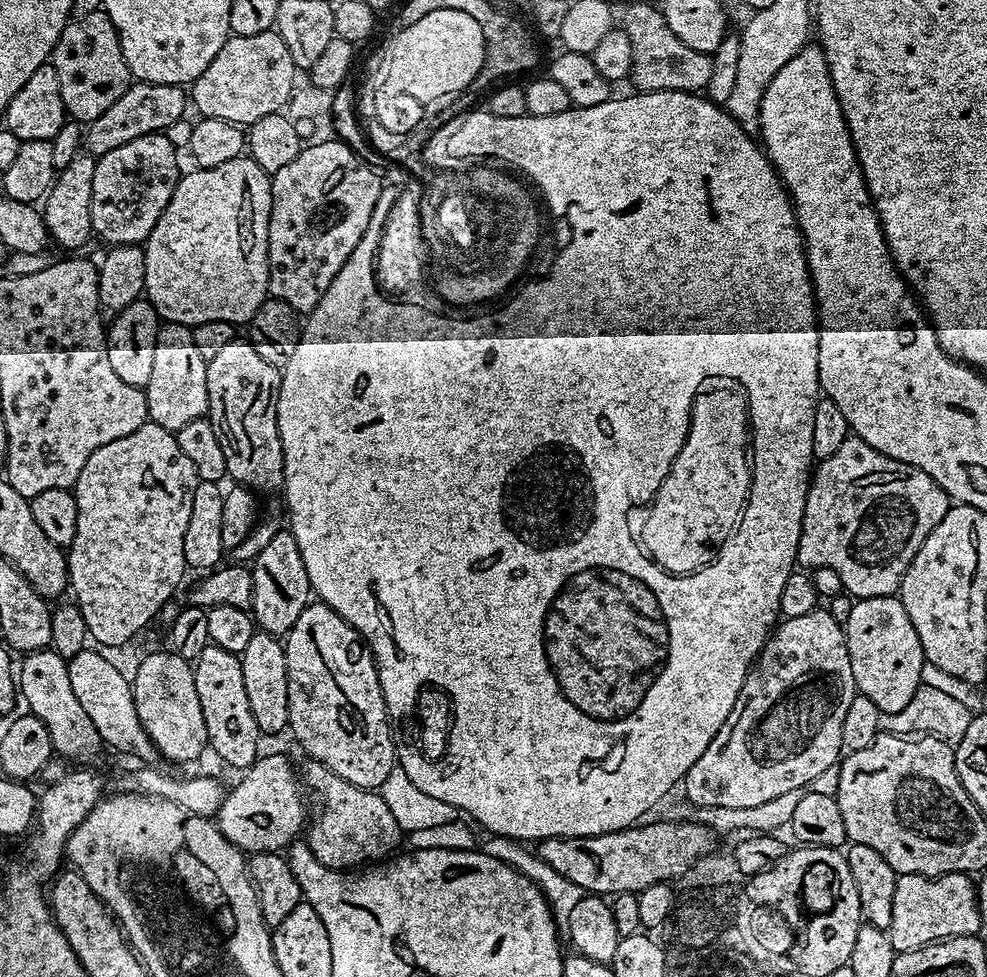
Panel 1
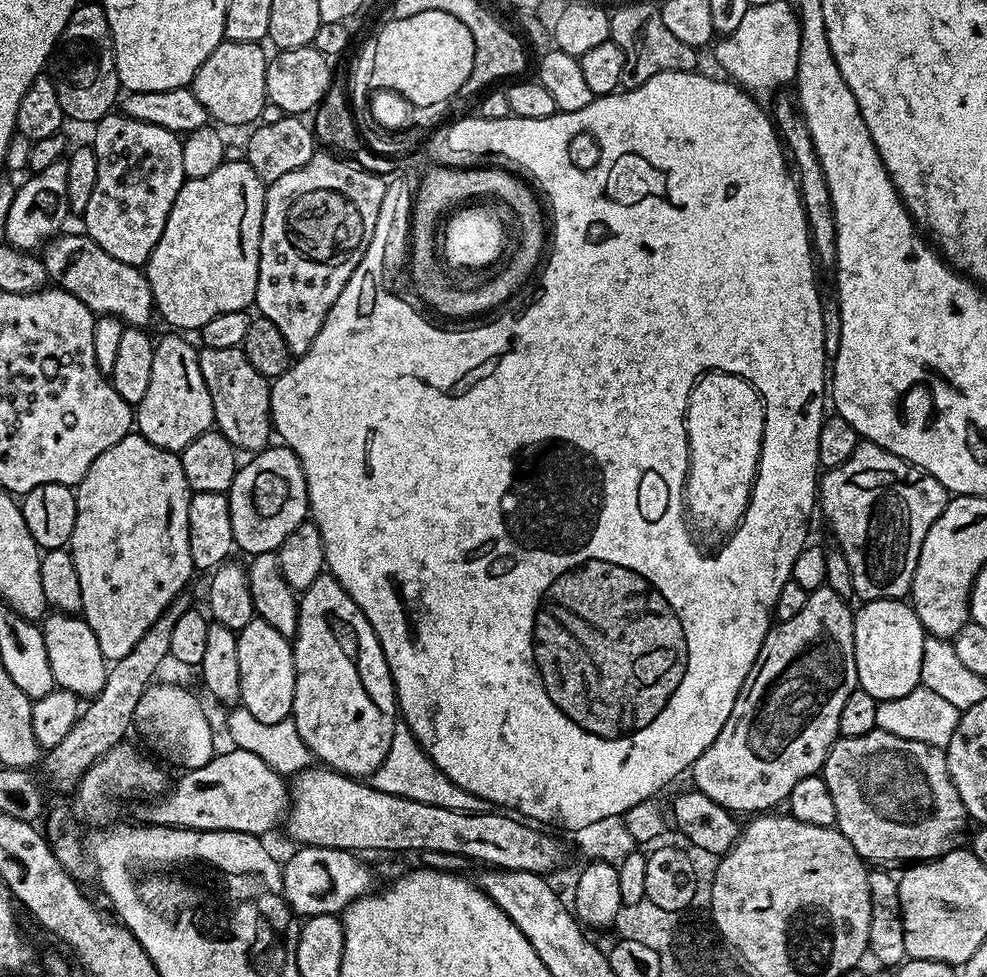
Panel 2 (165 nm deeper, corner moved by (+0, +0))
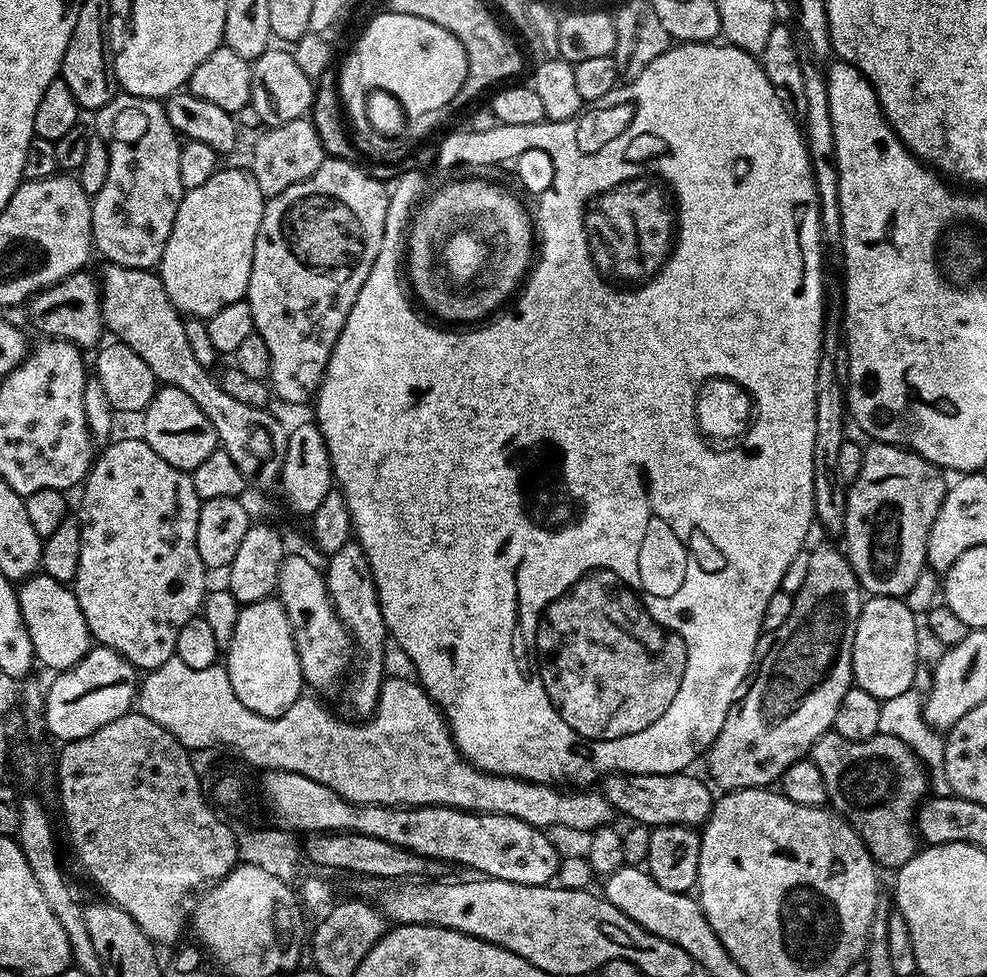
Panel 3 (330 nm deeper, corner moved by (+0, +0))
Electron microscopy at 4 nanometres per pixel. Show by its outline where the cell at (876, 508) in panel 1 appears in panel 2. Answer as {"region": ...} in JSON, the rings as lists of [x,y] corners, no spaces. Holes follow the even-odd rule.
{"region":[[[867,442],[857,443],[854,454],[850,454],[850,458],[846,458],[846,462],[842,462],[842,466],[827,469],[819,477],[818,480],[818,512],[824,515],[824,520],[828,523],[828,528],[832,531],[832,536],[836,539],[835,547],[839,549],[845,556],[846,562],[850,566],[850,574],[853,575],[853,590],[855,595],[861,601],[869,600],[898,600],[909,595],[912,579],[914,578],[914,570],[918,562],[918,554],[922,550],[922,542],[926,538],[926,534],[930,530],[930,526],[934,526],[934,522],[942,514],[942,510],[948,505],[950,493],[946,491],[936,479],[930,474],[926,474],[918,466],[914,466],[910,462],[906,462],[902,458],[898,458],[894,454],[890,454],[882,446],[877,444],[869,444]]]}

